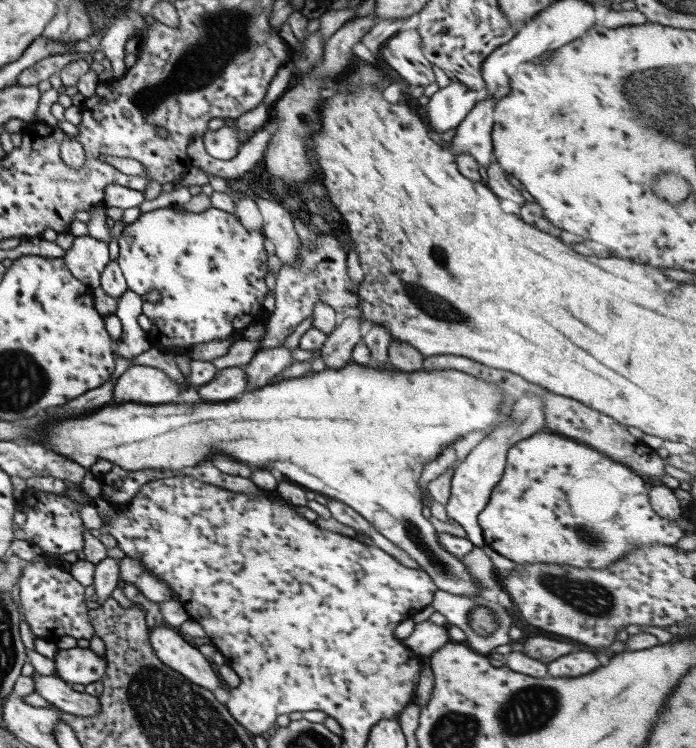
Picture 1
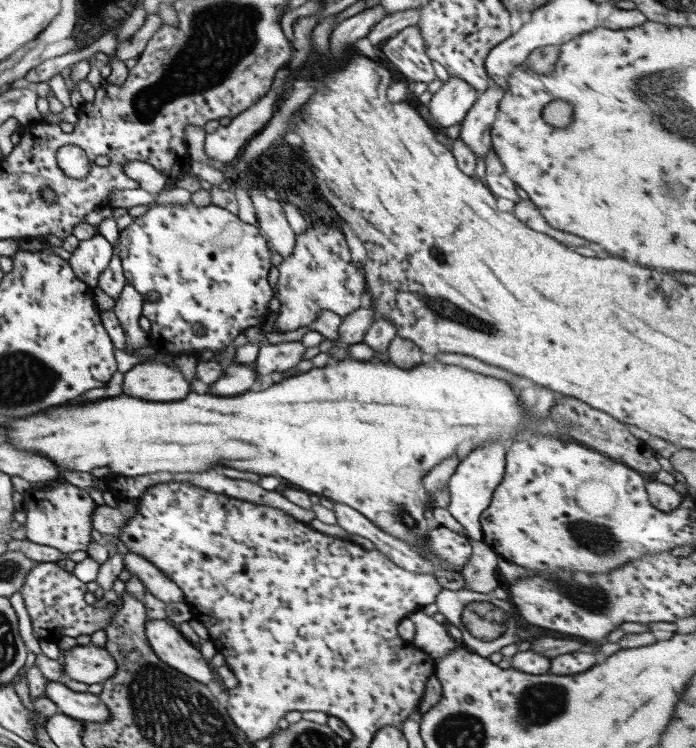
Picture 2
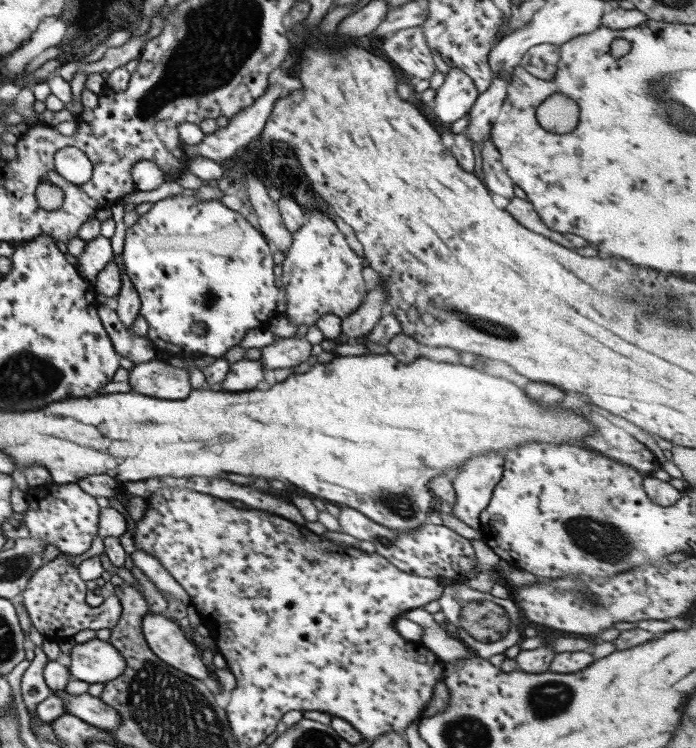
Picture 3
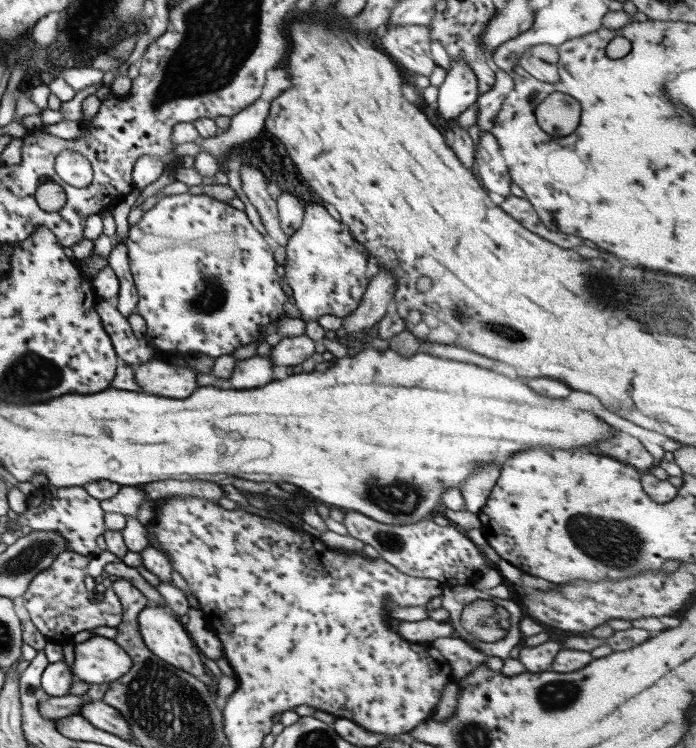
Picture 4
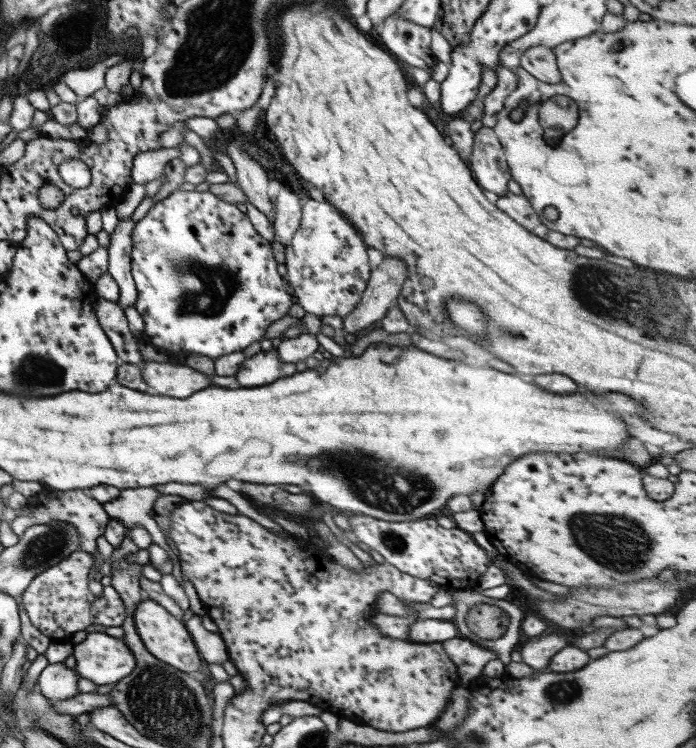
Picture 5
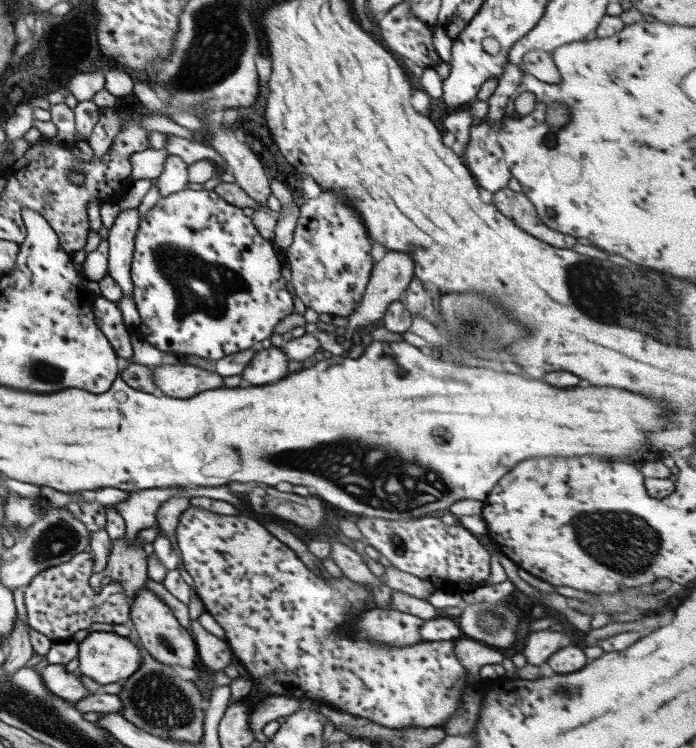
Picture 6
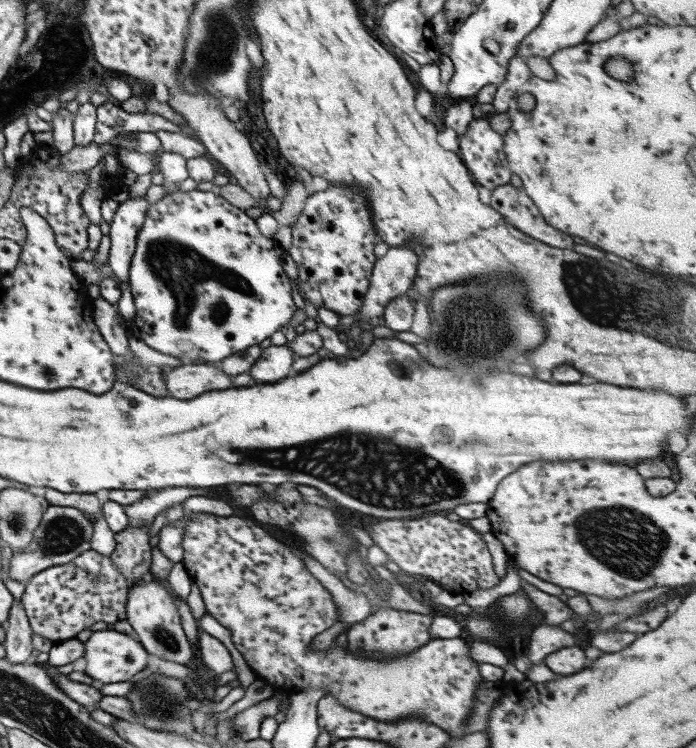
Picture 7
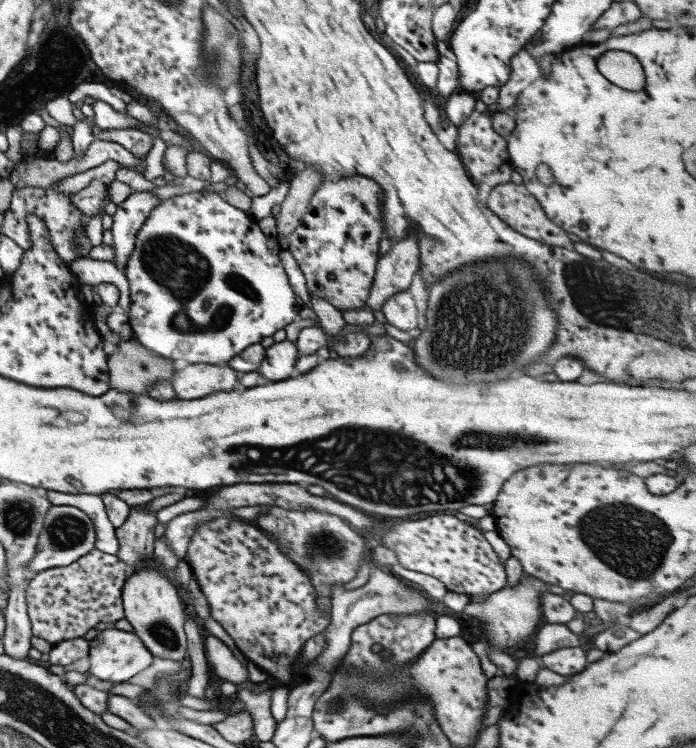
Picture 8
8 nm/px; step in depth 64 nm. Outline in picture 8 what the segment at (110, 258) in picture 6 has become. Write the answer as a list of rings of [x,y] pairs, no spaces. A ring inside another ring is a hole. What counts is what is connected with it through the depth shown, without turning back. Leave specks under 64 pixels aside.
[[[135,192],[123,202],[116,205],[115,212],[111,215],[110,232],[113,238],[112,264],[119,272],[127,265],[129,254],[133,251],[135,234],[149,211],[157,206],[161,199],[151,195],[150,192]]]

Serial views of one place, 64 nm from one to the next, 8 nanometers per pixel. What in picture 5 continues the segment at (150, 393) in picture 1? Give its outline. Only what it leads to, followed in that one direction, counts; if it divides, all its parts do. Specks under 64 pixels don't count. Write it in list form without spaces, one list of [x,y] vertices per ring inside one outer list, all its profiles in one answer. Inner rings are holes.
[[[172,362],[141,364],[141,378],[149,386],[149,392],[176,399],[187,398],[193,392],[213,385],[210,377],[187,365]]]

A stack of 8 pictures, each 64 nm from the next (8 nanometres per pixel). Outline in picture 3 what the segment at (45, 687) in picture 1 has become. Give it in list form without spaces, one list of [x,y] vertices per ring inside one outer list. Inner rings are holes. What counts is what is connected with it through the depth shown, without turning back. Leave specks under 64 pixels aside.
[[[61,691],[51,692],[53,696],[63,700],[65,713],[79,718],[82,722],[101,730],[112,730],[118,726],[119,716],[110,706],[107,706],[100,697],[93,697],[87,692],[71,695]]]

